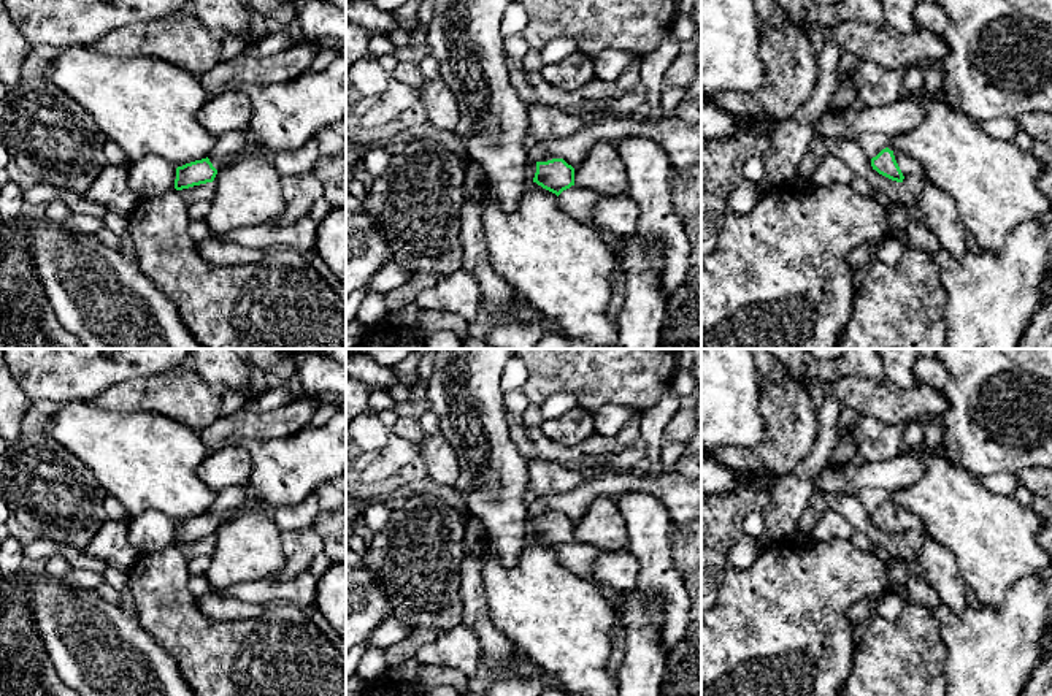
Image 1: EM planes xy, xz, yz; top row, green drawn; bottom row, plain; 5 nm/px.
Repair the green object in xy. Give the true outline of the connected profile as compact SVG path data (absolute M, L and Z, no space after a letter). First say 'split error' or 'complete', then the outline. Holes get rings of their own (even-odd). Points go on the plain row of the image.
split error | M248 487L225 488L216 493L209 511L176 523L175 544L182 545L194 541L213 537L217 526L233 518L248 498Z

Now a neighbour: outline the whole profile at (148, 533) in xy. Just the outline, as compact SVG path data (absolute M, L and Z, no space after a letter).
M157 511L129 518L129 541L140 555L155 553L175 544L176 522Z

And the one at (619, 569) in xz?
M628 550L600 552L592 564L592 580L628 593L636 588L639 563Z

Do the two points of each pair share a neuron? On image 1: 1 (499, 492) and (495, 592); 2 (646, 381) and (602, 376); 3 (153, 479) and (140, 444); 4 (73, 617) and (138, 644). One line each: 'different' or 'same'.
1: different
2: same
3: same
4: same

